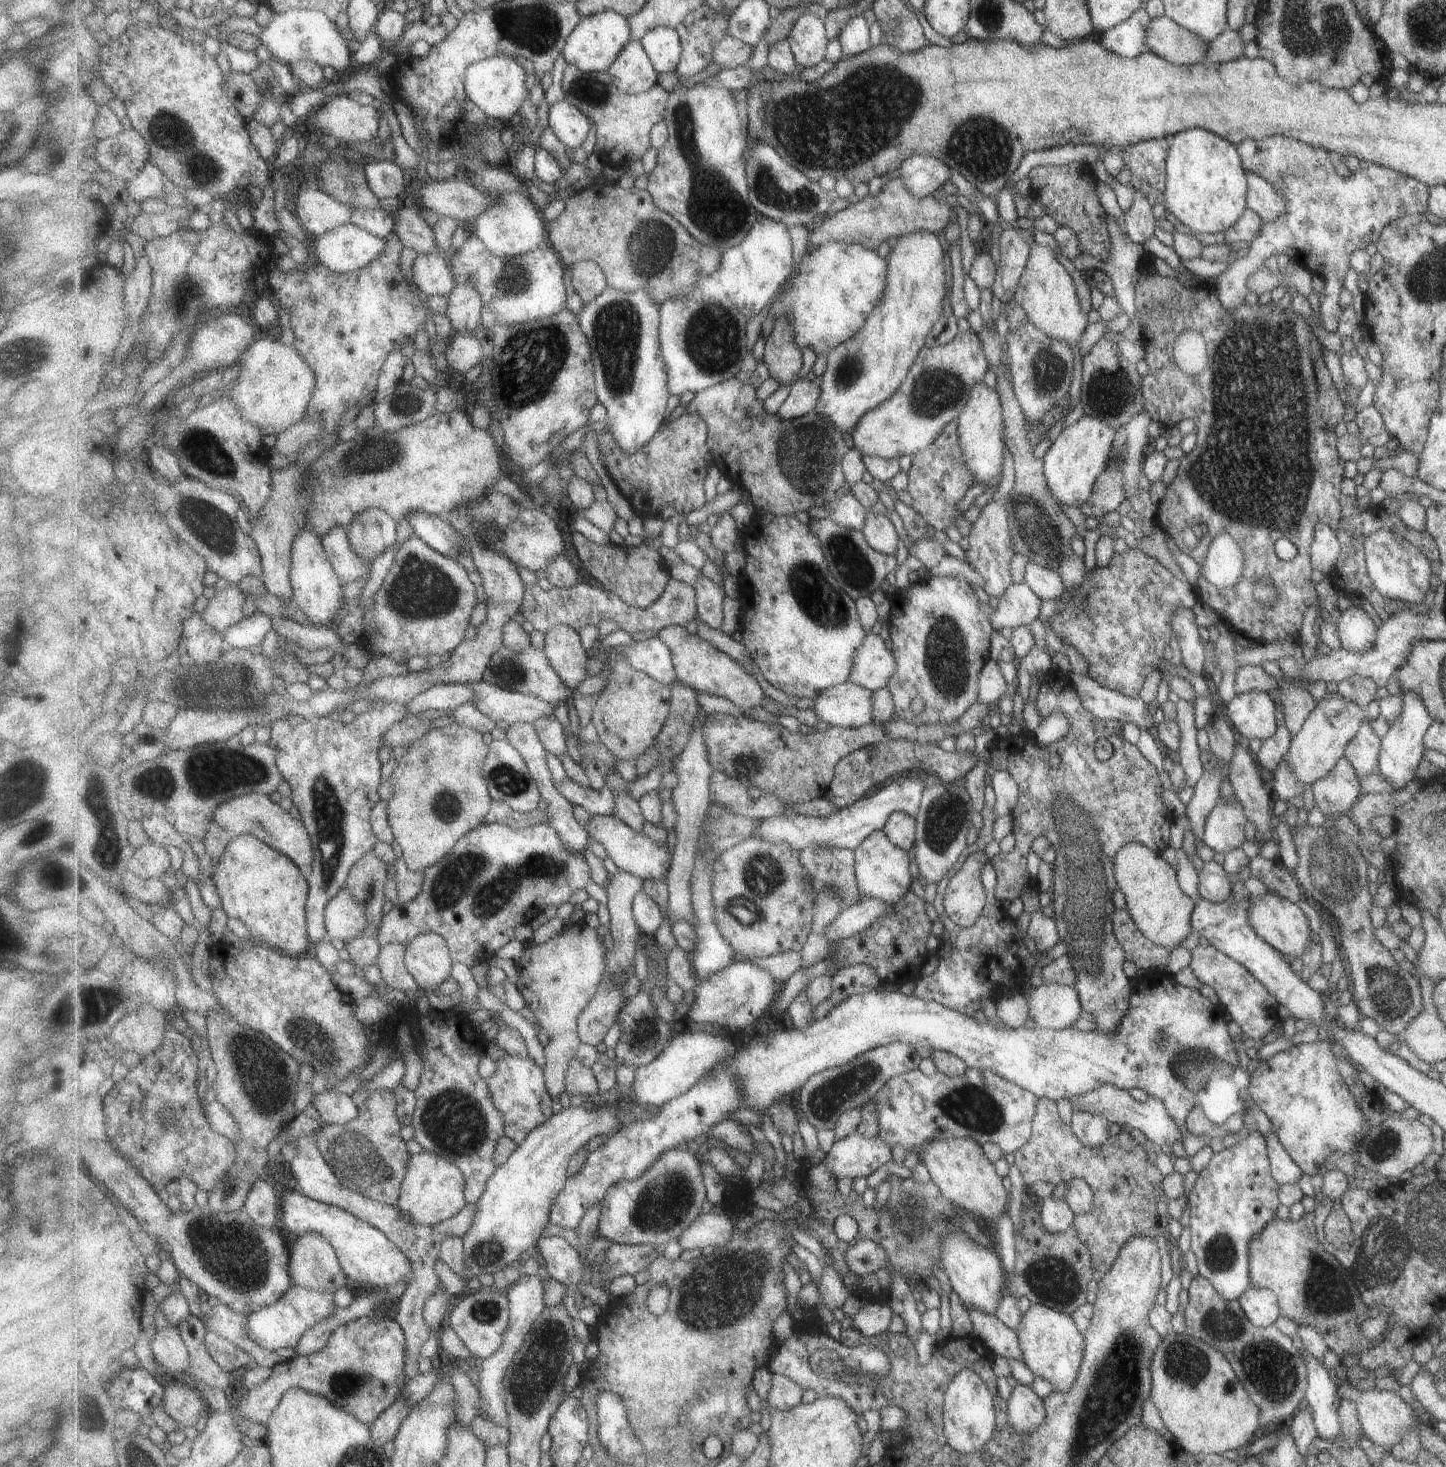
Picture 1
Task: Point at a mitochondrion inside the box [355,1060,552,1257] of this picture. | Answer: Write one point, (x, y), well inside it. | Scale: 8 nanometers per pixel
(455, 1120)

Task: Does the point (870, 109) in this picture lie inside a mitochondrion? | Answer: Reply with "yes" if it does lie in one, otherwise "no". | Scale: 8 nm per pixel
yes

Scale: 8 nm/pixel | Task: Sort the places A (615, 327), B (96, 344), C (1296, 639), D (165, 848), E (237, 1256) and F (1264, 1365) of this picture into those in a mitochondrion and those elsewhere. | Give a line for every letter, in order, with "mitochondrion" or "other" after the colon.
A: mitochondrion
B: other
C: other
D: other
E: mitochondrion
F: mitochondrion

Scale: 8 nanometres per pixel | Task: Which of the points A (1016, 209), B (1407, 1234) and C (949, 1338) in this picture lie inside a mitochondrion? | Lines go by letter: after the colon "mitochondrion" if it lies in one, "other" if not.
A: other
B: mitochondrion
C: other

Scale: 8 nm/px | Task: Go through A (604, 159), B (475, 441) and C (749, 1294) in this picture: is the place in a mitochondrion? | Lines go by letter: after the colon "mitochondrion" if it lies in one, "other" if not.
A: other
B: other
C: mitochondrion

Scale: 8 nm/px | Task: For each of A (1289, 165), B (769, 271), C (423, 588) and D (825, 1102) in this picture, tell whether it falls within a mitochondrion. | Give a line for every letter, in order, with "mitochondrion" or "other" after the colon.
A: mitochondrion
B: other
C: mitochondrion
D: mitochondrion

